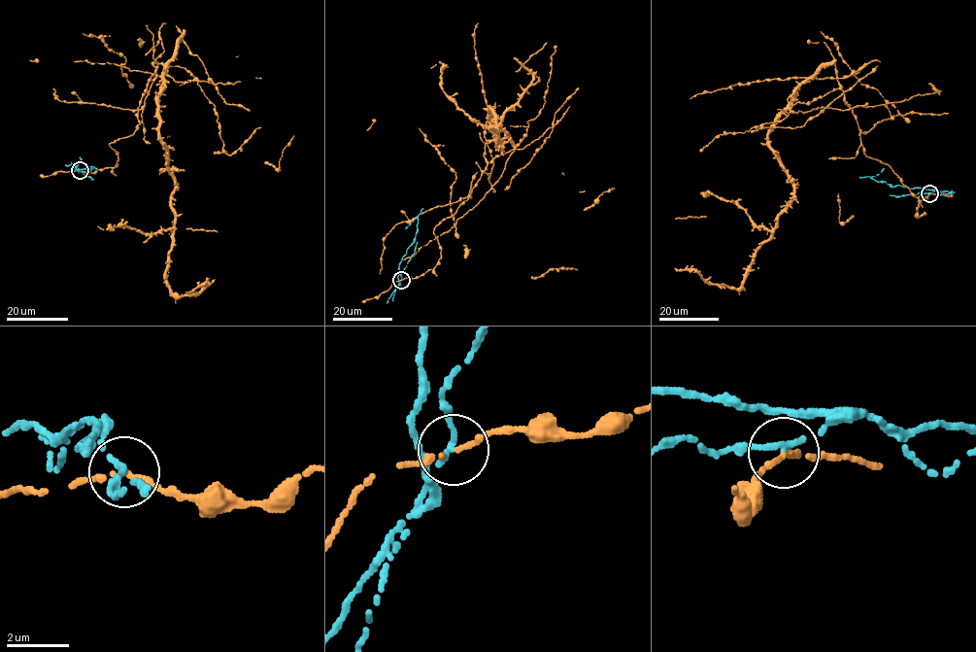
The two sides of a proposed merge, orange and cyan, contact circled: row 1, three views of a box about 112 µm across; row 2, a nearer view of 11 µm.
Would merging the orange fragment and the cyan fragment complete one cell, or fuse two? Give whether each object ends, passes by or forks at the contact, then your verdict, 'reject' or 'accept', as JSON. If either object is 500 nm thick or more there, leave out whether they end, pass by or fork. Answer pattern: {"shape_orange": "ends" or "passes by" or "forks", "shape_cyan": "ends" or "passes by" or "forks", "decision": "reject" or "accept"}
{"shape_orange": "passes by", "shape_cyan": "passes by", "decision": "reject"}

